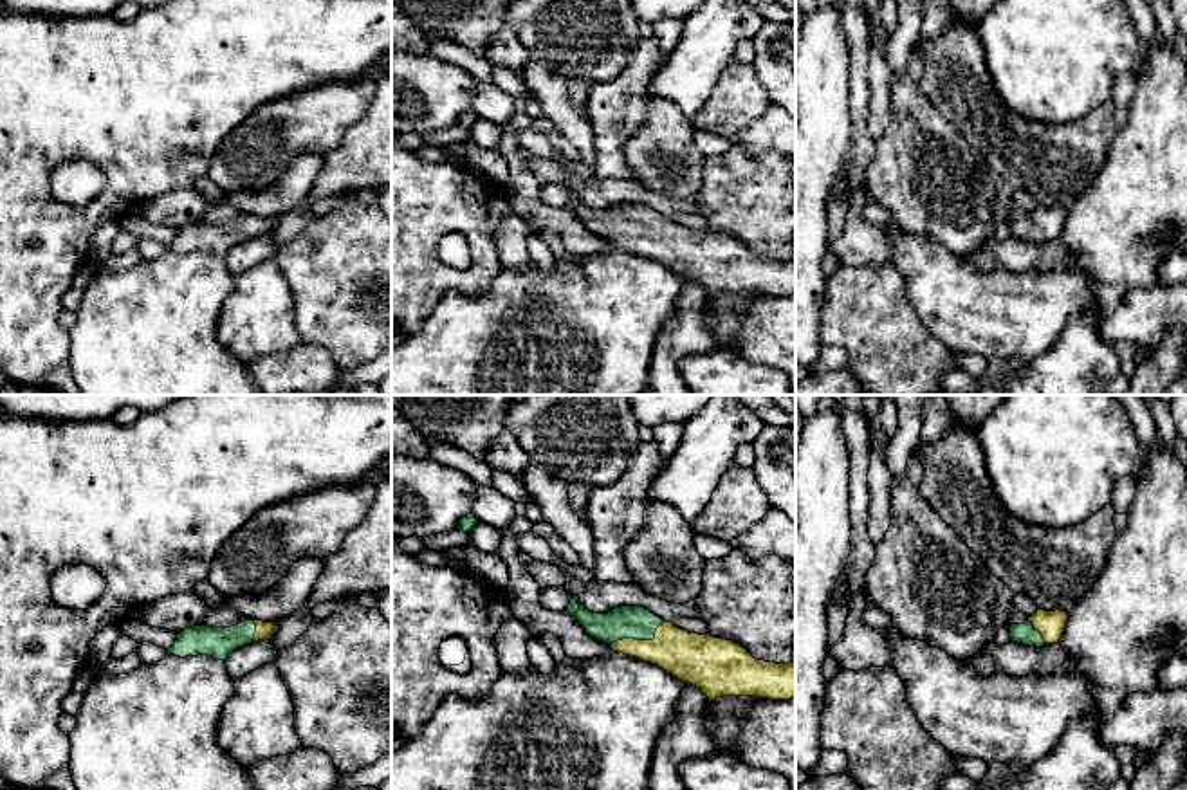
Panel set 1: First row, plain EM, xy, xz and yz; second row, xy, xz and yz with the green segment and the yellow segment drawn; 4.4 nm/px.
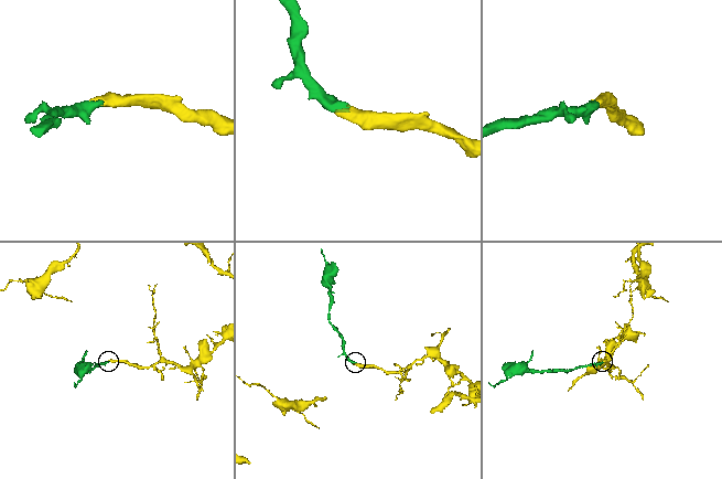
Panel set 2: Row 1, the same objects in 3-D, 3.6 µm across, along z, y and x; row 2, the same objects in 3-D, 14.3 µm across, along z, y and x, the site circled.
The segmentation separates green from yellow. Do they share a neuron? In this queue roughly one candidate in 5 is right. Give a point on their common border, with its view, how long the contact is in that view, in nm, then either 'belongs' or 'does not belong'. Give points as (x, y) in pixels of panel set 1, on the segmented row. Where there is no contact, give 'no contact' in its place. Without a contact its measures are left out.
meets green in xz at (639, 639); contact 260 nm long; belongs

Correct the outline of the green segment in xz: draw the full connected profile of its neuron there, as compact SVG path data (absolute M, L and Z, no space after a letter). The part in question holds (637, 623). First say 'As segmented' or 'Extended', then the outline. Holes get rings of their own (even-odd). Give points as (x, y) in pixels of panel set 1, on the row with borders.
Extended. M574 597L566 610L584 631L613 651L657 664L711 700L720 696L796 698L796 664L756 660L732 640L689 633L642 606L594 613Z

